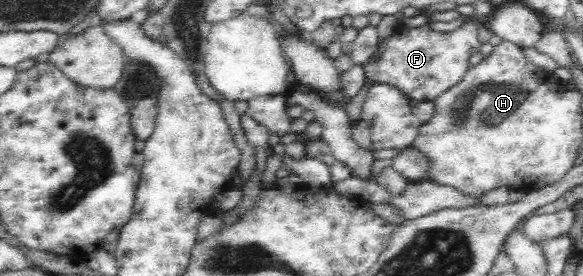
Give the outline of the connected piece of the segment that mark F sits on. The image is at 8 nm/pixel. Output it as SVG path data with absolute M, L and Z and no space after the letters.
M467 19L454 31L444 33L434 31L429 23L420 27L396 25L383 43L379 41L374 55L362 65L366 81L396 86L409 99L433 100L465 77L470 67L470 56L478 52L481 46L479 27L480 24L472 19Z

